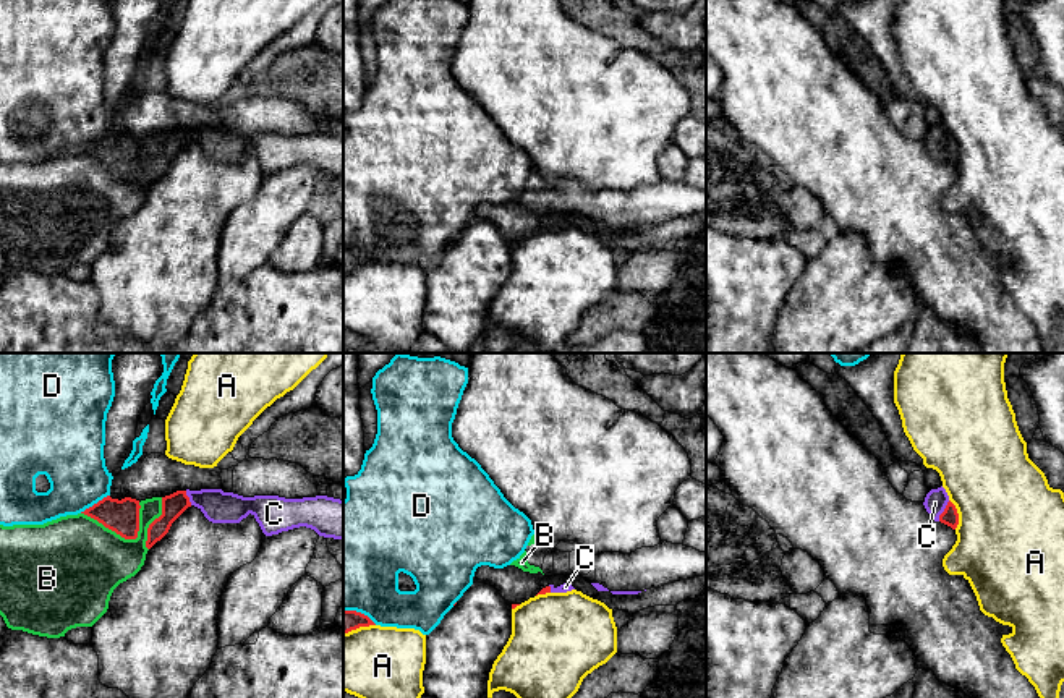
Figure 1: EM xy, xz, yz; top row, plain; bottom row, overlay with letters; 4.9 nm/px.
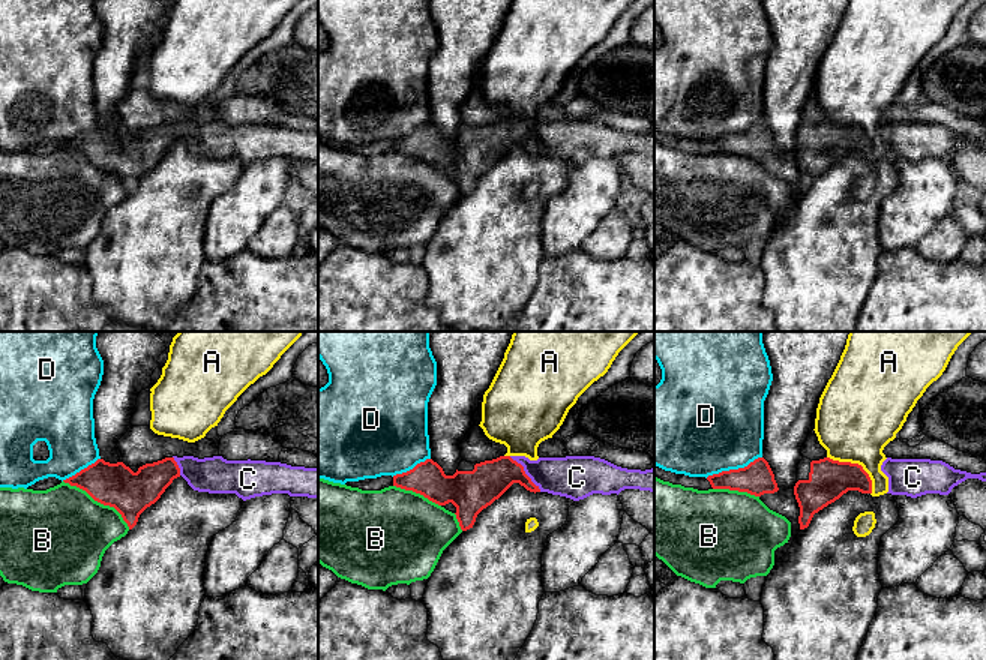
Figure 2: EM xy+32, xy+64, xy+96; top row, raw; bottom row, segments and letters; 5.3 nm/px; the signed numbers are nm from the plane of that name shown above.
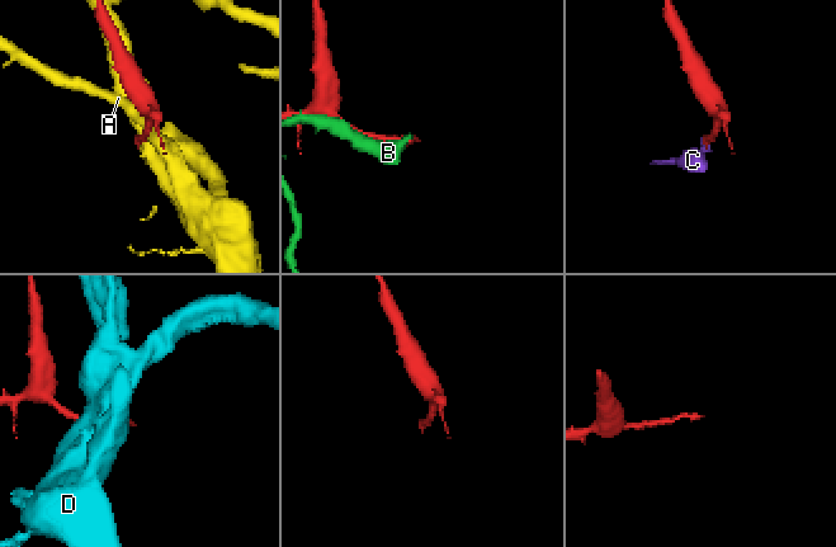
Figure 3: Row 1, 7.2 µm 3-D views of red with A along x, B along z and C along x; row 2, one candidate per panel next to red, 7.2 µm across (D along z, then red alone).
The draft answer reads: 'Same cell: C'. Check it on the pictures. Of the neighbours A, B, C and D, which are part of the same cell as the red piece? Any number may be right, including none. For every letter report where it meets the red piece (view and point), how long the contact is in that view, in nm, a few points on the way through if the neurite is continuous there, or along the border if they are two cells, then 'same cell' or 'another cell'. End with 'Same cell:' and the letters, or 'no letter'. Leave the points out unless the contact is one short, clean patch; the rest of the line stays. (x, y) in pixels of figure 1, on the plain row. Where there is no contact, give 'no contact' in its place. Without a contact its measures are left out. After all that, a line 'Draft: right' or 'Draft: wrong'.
A: meets red in yz at (957, 151); contact 160 nm long; another cell
B: meets red in xy at (110, 165); contact 320 nm long; another cell
C: meets red in yz at (944, 148); contact 120 nm long; runs through yz (949, 154), (944, 148), (935, 140); same cell
D: meets red in xy at (94, 141); contact 180 nm long; another cell
Same cell: C
Draft: right

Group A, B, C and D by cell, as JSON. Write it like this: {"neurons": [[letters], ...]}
{"neurons": [["A"], ["B"], ["C"], ["D"]]}

